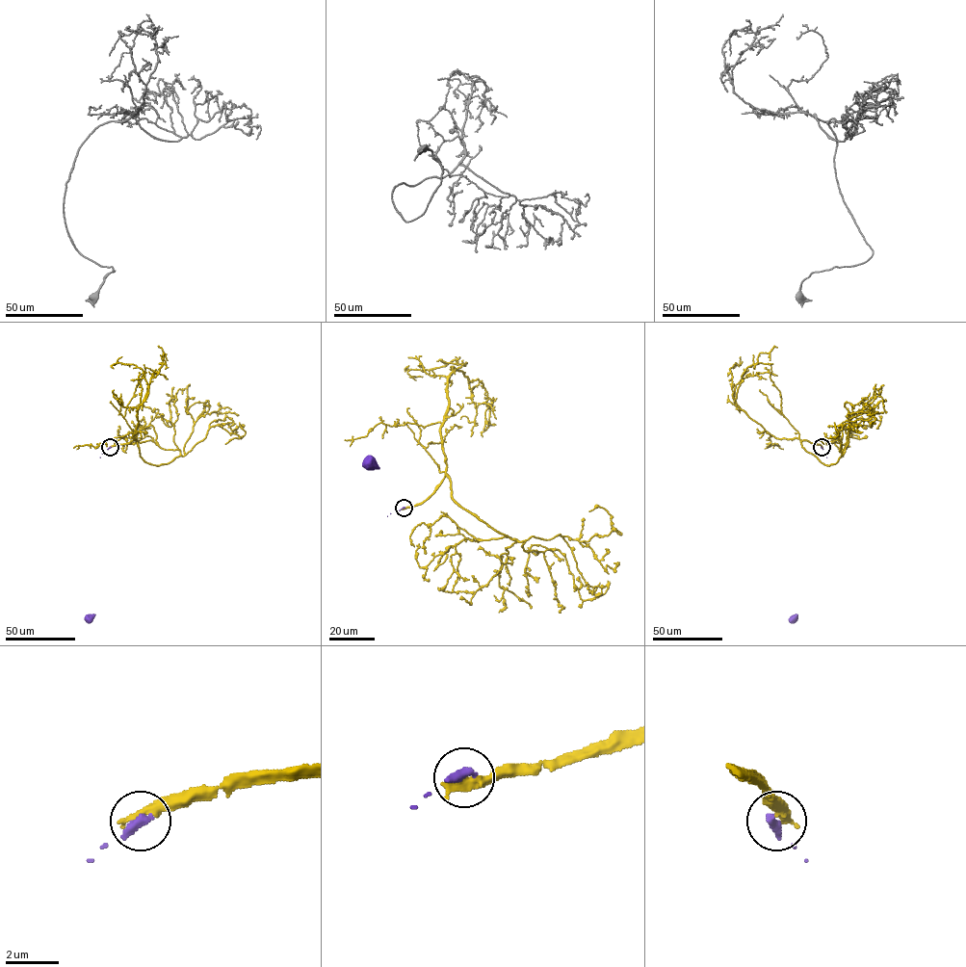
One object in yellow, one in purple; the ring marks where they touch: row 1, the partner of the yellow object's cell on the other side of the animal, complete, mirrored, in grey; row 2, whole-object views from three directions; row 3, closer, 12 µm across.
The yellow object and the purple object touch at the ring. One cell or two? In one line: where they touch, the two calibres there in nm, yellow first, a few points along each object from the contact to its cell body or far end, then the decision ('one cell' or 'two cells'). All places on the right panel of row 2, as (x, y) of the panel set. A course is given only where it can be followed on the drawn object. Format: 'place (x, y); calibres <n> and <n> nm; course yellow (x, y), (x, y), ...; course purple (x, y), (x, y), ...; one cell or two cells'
place (822, 447); calibres 400 and 360 nm; course yellow (822, 447), (801, 442), (822, 463), (835, 463), (843, 456), (840, 425), (875, 419), (868, 422); course purple (822, 447), (794, 619); two cells

